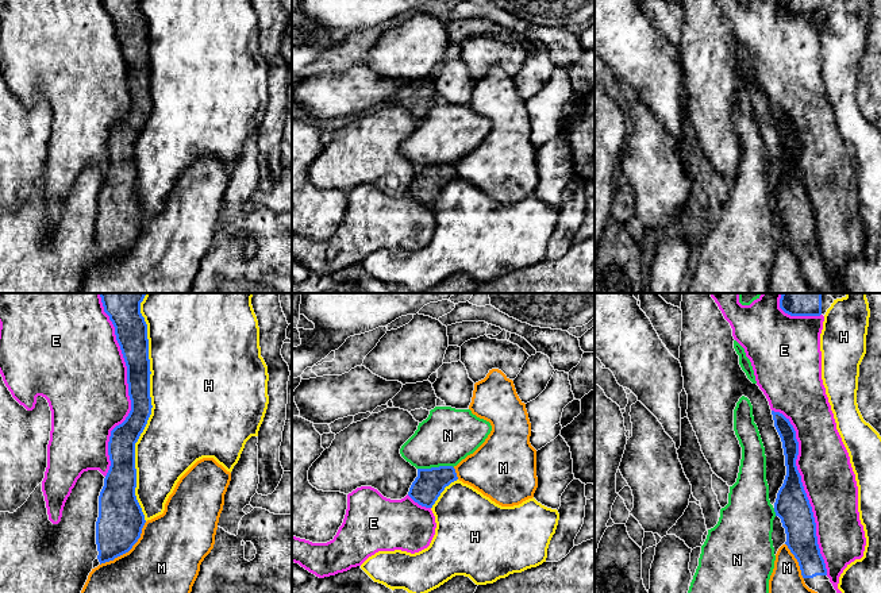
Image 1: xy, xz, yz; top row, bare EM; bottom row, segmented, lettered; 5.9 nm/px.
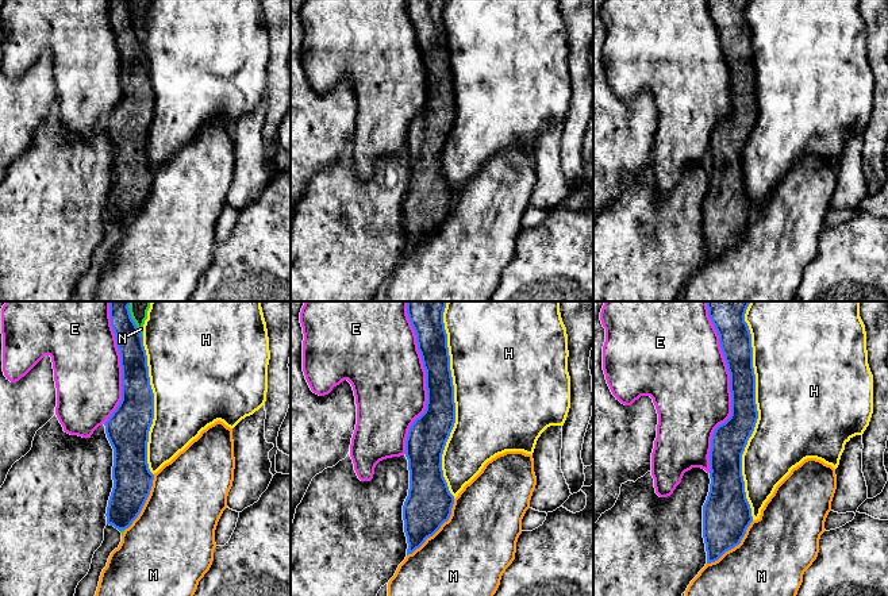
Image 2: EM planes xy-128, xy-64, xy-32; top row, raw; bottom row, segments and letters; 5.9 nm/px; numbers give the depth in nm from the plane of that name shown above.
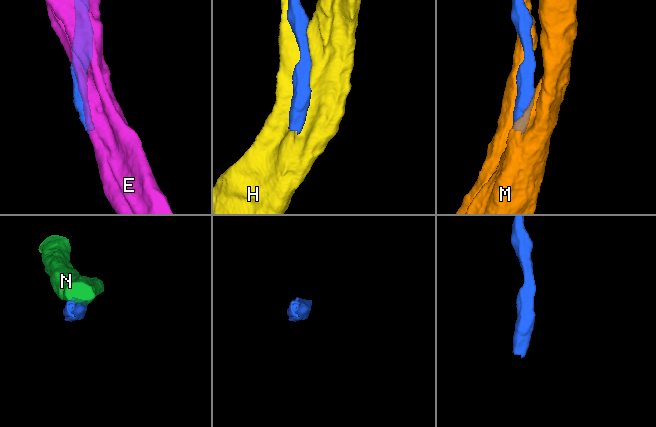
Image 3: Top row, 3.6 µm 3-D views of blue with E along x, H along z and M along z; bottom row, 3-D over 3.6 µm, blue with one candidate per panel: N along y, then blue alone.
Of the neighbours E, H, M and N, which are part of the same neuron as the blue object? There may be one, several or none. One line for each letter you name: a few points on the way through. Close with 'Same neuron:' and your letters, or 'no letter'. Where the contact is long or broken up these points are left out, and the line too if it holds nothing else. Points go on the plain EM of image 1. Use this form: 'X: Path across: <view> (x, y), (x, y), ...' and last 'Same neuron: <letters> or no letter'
Same neuron: no letter

